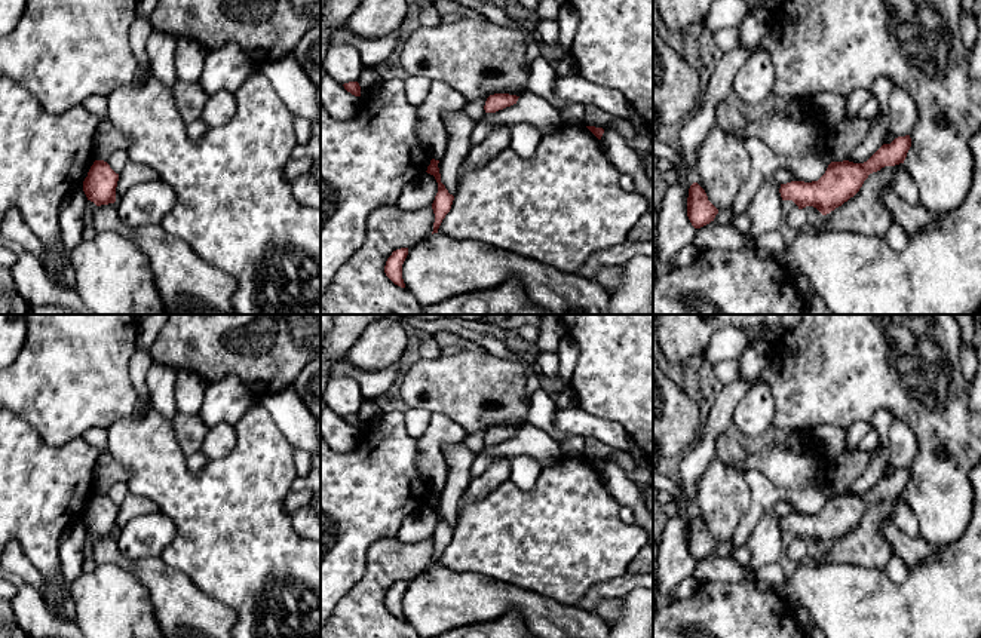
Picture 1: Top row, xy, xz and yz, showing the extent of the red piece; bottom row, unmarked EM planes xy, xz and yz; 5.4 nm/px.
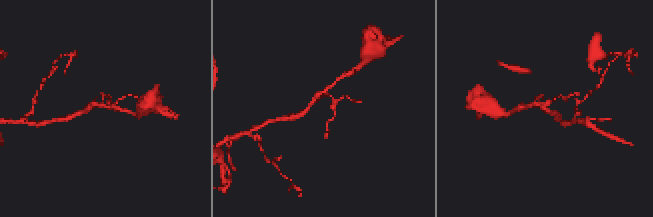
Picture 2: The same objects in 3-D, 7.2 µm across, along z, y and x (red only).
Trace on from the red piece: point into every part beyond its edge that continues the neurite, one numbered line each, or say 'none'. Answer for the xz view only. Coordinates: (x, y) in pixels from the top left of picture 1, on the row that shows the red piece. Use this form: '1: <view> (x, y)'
none

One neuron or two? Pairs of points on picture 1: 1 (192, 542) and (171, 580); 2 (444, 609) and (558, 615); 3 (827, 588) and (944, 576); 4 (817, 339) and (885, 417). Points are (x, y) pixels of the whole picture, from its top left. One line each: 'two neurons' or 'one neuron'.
1: two neurons
2: one neuron
3: one neuron
4: two neurons

